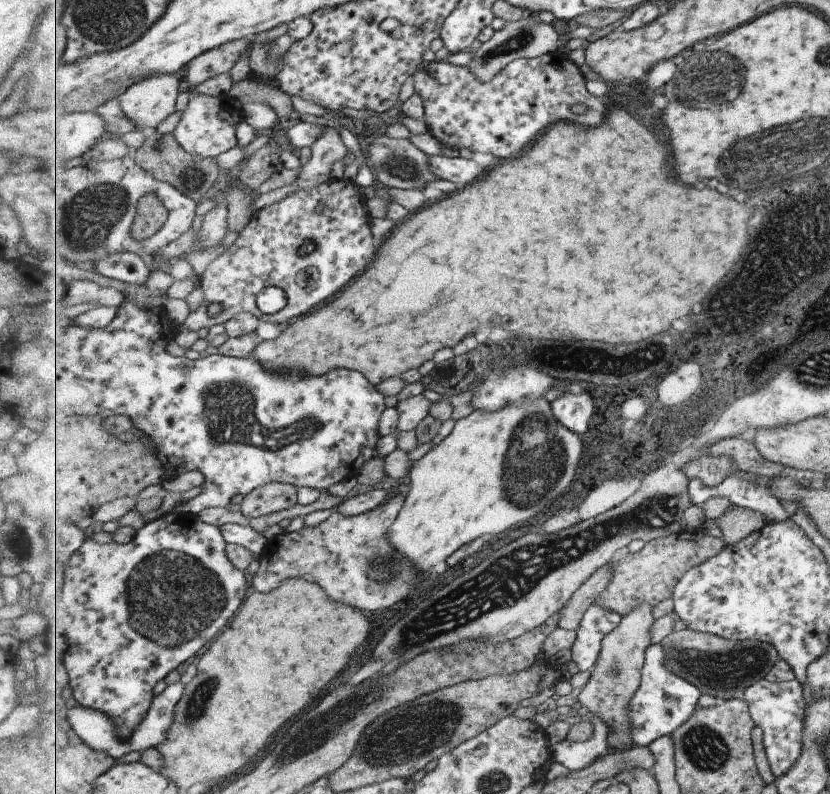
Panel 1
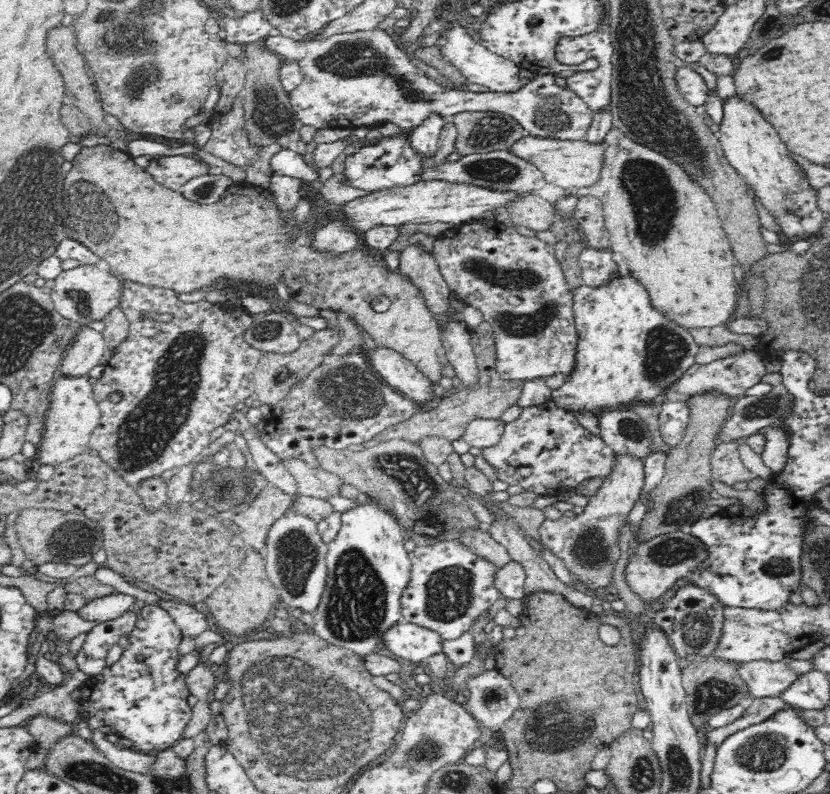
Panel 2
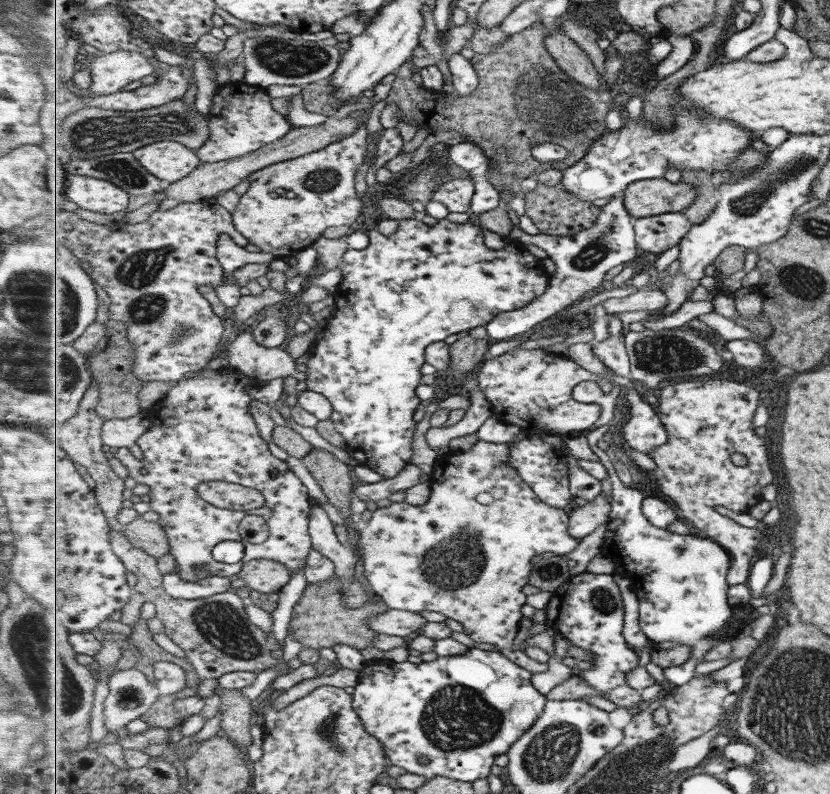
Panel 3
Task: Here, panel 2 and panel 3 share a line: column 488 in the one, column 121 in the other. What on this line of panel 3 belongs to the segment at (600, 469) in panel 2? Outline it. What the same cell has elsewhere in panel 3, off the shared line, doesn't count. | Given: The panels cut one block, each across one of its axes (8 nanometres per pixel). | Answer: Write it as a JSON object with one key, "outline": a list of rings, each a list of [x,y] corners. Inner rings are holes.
{"outline":[[[204,368],[200,371],[200,374],[197,377],[193,377],[191,379],[183,379],[176,383],[174,387],[168,390],[166,395],[162,400],[158,403],[154,404],[150,409],[144,411],[145,416],[151,421],[152,428],[147,430],[141,438],[139,438],[137,445],[135,448],[132,447],[123,447],[117,449],[113,456],[117,457],[128,469],[130,472],[130,476],[136,480],[139,484],[146,484],[150,487],[148,492],[149,494],[149,503],[152,506],[152,510],[158,512],[160,514],[161,520],[160,525],[166,532],[166,537],[169,539],[169,543],[171,545],[170,554],[175,557],[176,566],[175,569],[180,572],[180,577],[184,578],[184,580],[196,580],[197,576],[200,576],[201,573],[204,573],[204,566],[210,566],[210,576],[227,576],[231,578],[235,578],[240,572],[241,569],[249,562],[250,560],[276,560],[277,562],[282,562],[290,568],[291,572],[299,572],[301,568],[305,569],[306,563],[308,562],[308,556],[312,552],[312,535],[310,532],[310,516],[313,507],[313,502],[307,494],[307,486],[297,478],[297,476],[293,475],[293,472],[289,470],[289,464],[286,461],[281,460],[281,458],[276,458],[271,454],[271,450],[269,450],[269,446],[267,446],[267,442],[261,438],[261,434],[259,434],[259,430],[257,430],[257,424],[255,424],[255,420],[253,420],[253,416],[249,414],[249,403],[255,401],[252,395],[252,388],[259,386],[260,382],[250,376],[247,376],[239,369],[228,368],[225,370],[210,370]],[[141,468],[145,468],[148,473],[146,475],[141,474]],[[209,481],[227,481],[230,483],[237,483],[246,487],[253,487],[257,489],[259,492],[263,494],[266,498],[266,503],[261,508],[253,508],[253,510],[239,511],[239,510],[229,510],[219,508],[217,505],[209,504],[204,497],[200,496],[199,486],[203,483],[208,483]],[[249,515],[258,515],[261,516],[265,522],[267,522],[267,526],[269,526],[269,538],[265,540],[265,542],[261,542],[261,544],[253,544],[251,542],[245,541],[240,535],[240,522]],[[226,540],[236,540],[237,542],[241,541],[244,543],[246,547],[245,558],[240,560],[235,564],[227,564],[224,562],[219,562],[213,556],[213,548],[217,546],[220,542],[225,542]]]}

